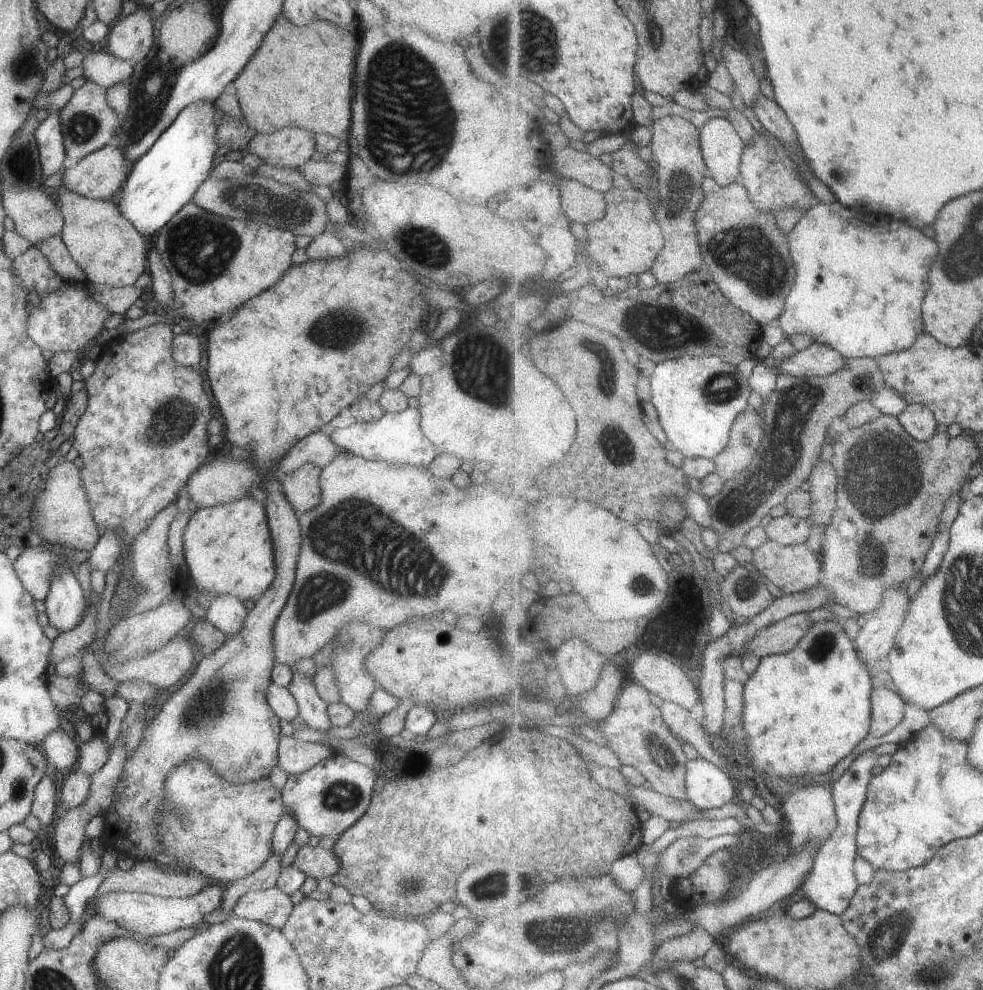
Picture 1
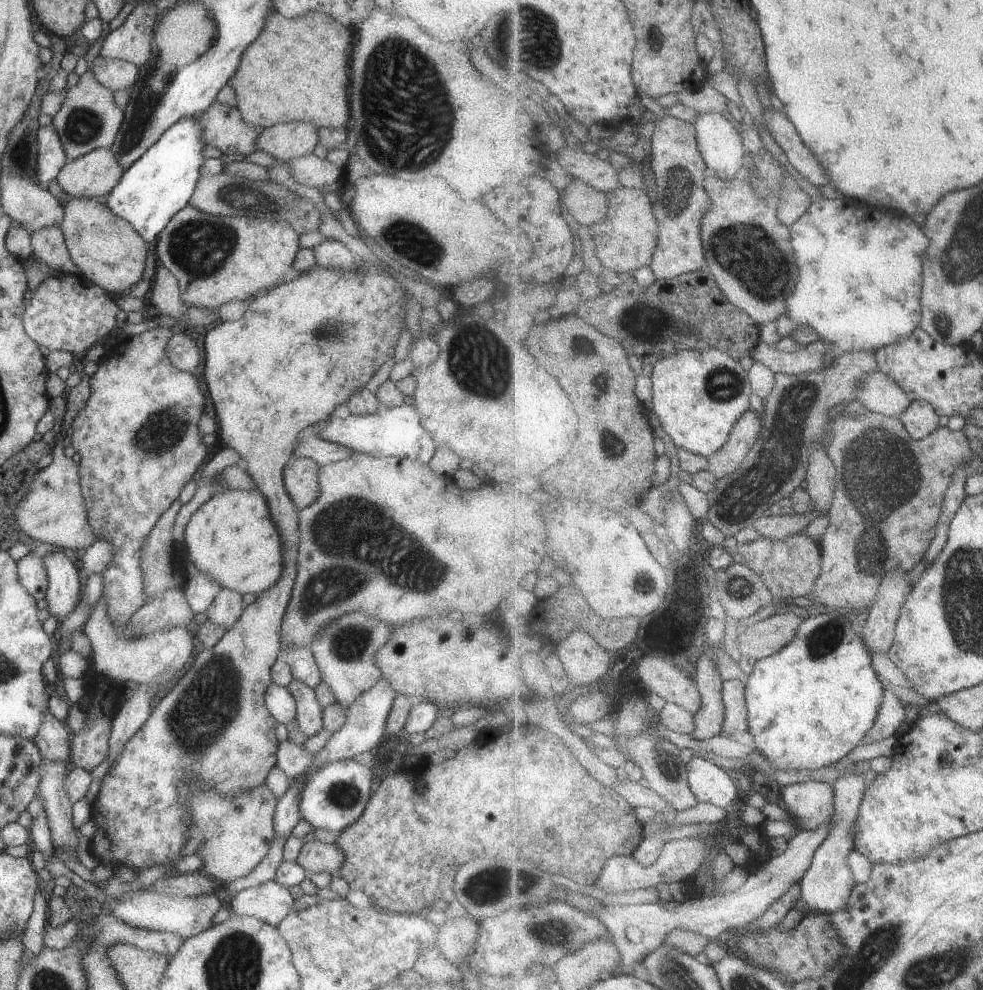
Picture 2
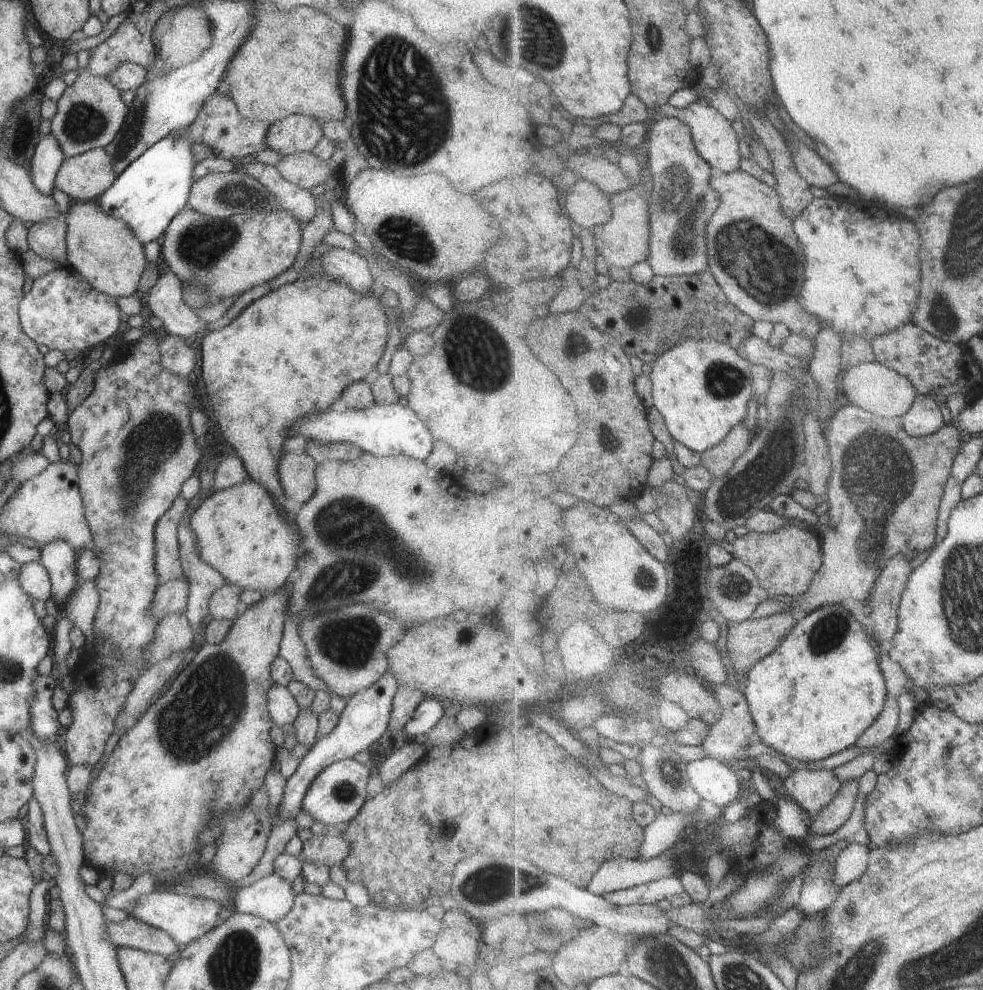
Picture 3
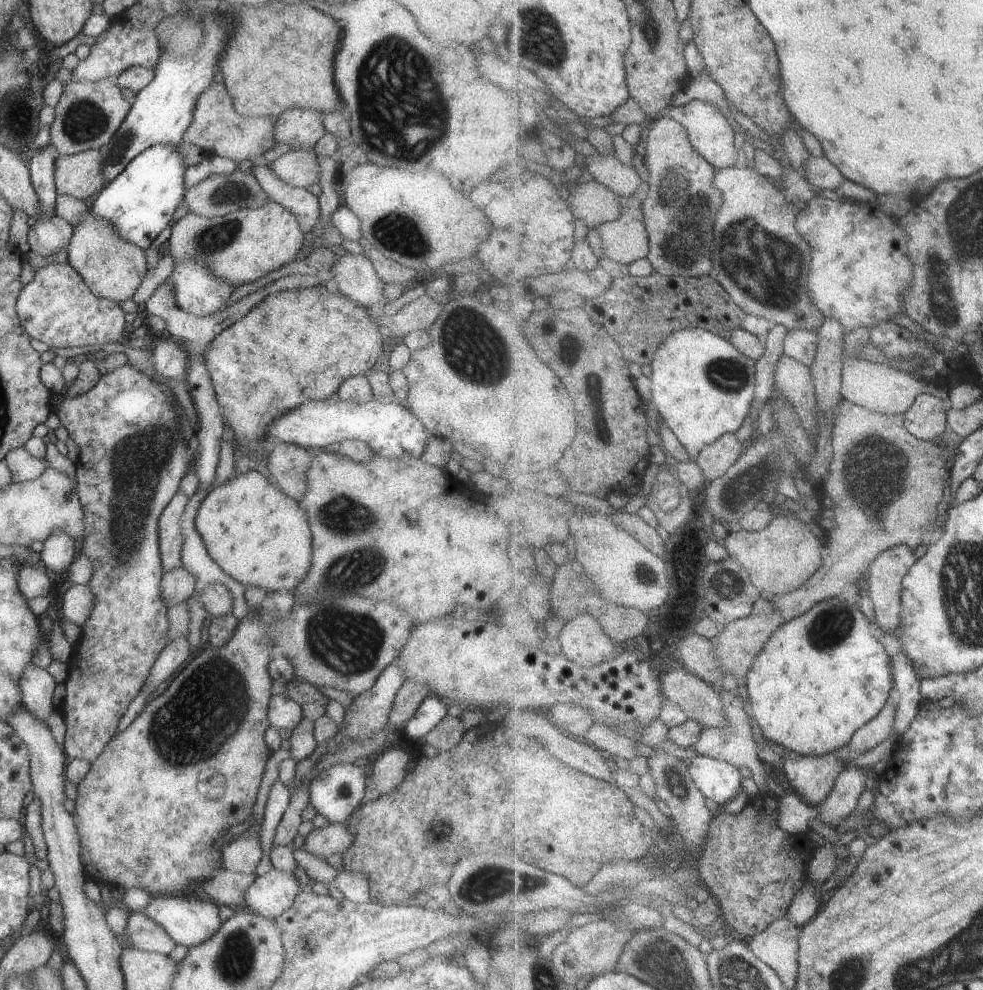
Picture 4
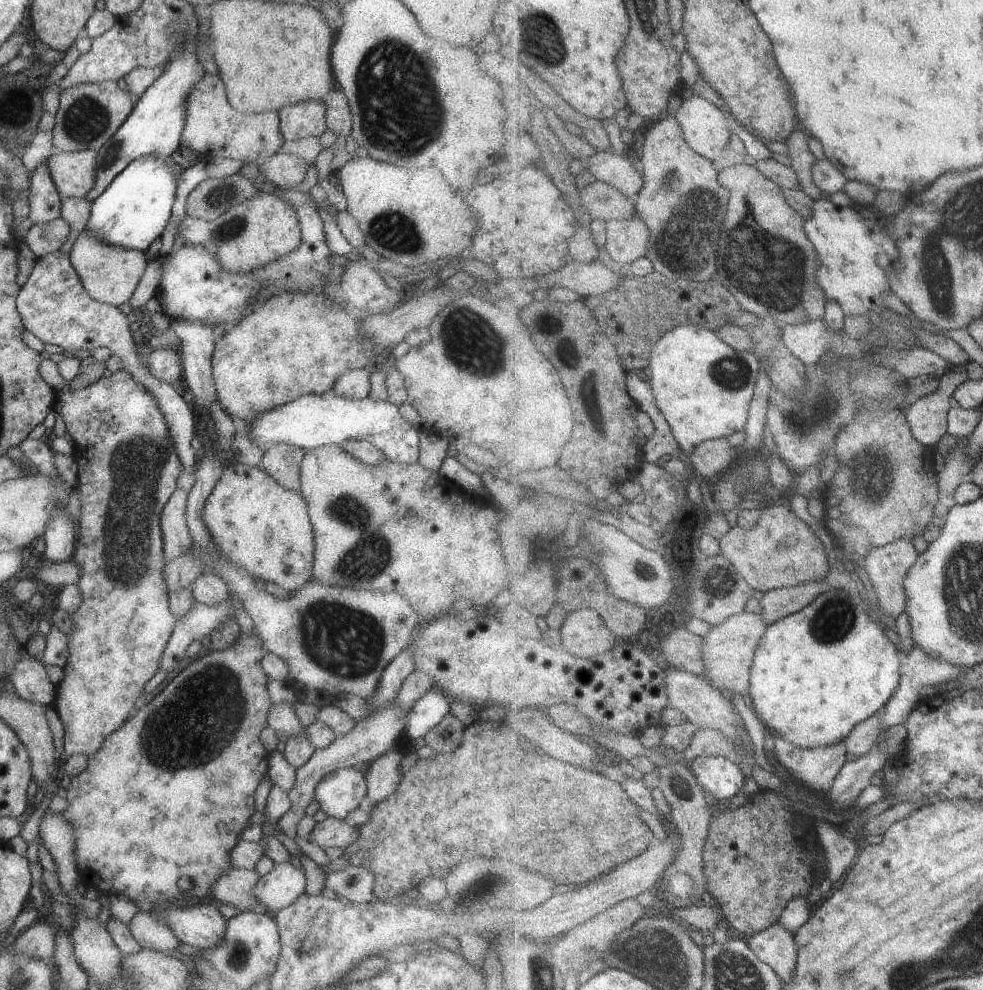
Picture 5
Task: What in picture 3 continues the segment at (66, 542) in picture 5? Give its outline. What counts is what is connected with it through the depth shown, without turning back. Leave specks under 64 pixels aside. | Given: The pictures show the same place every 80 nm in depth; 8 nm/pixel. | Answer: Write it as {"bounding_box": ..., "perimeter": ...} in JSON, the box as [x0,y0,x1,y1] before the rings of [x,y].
{"bounding_box":[38,539,78,604],"perimeter":[[[55,539],[46,543],[38,561],[48,572],[50,598],[55,604],[65,604],[72,590],[76,588],[76,562],[78,553],[66,542]]]}

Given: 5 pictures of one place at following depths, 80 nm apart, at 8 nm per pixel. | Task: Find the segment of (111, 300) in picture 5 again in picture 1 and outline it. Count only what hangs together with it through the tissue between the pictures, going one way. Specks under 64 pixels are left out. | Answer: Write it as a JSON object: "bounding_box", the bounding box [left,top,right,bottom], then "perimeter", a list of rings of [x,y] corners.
{"bounding_box":[55,186,146,287],"perimeter":[[[62,186],[55,200],[64,223],[60,238],[69,256],[85,273],[86,283],[110,287],[131,286],[146,271],[146,238],[117,210],[113,199],[88,199]]]}

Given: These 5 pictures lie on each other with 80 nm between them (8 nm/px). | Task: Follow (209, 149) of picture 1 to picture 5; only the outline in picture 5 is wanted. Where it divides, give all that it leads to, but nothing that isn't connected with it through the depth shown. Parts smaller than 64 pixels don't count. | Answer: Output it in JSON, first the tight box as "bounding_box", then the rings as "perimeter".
{"bounding_box":[85,154,176,252],"perimeter":[[[155,154],[134,158],[90,202],[85,229],[104,243],[144,252],[168,224],[176,193],[172,162],[170,157],[158,157]]]}

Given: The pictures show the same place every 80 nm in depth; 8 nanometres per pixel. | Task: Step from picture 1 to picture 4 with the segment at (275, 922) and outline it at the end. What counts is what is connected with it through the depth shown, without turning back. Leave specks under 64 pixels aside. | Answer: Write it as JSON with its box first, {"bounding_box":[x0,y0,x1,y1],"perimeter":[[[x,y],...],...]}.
{"bounding_box":[241,867,300,920],"perimeter":[[[271,867],[245,889],[241,909],[273,920],[293,904],[300,890],[292,873]]]}

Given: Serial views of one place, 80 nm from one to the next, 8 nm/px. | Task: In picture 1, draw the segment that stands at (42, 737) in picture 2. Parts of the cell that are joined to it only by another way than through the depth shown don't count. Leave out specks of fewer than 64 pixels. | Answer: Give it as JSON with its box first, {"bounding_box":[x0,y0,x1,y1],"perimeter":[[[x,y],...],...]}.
{"bounding_box":[39,727,79,769],"perimeter":[[[61,727],[52,730],[43,741],[40,742],[39,748],[43,756],[55,769],[75,768],[78,759],[79,742],[70,738]]]}

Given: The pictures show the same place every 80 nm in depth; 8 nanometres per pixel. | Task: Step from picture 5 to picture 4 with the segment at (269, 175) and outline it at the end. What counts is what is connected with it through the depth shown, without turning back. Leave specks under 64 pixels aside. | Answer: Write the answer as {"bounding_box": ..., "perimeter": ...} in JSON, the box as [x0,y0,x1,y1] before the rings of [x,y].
{"bounding_box":[267,148,319,190],"perimeter":[[[305,148],[287,150],[267,165],[285,184],[305,190],[313,183],[317,183],[319,167],[312,150]]]}

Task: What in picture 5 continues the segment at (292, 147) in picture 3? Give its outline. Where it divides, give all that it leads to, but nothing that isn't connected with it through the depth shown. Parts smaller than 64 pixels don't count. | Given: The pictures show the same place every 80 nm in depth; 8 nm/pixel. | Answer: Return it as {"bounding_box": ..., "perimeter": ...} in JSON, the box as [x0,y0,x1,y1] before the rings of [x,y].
{"bounding_box":[276,101,326,142],"perimeter":[[[303,101],[281,107],[276,114],[283,142],[319,137],[326,129],[324,119],[326,107],[319,101]]]}

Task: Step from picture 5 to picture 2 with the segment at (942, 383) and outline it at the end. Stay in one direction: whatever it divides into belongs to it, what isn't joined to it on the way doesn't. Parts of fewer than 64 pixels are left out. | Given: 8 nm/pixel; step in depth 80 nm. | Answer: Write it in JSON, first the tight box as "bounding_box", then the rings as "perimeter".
{"bounding_box":[901,401,939,440],"perimeter":[[[913,401],[911,406],[901,414],[909,434],[917,440],[927,438],[939,428],[939,415],[931,404],[925,401]]]}

